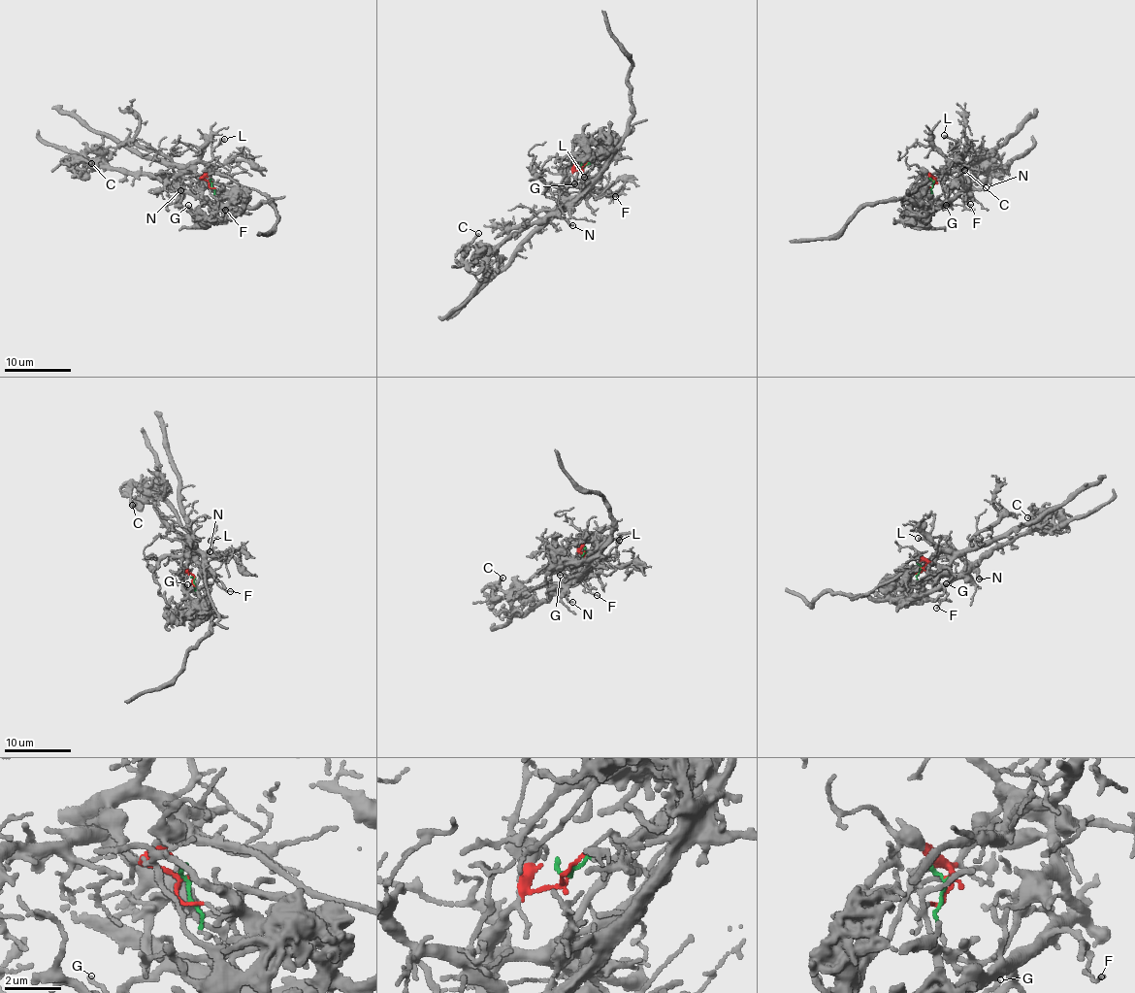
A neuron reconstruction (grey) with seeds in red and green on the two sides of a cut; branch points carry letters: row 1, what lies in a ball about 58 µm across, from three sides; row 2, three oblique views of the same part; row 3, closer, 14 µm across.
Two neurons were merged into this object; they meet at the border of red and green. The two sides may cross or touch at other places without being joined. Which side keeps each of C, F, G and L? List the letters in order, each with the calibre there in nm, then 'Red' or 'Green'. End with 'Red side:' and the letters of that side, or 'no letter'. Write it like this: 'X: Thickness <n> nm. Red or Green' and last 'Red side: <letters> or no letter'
C: Thickness 200 nm. Green
F: Thickness 90 nm. Green
G: Thickness 130 nm. Green
L: Thickness 180 nm. Red
Red side: L

